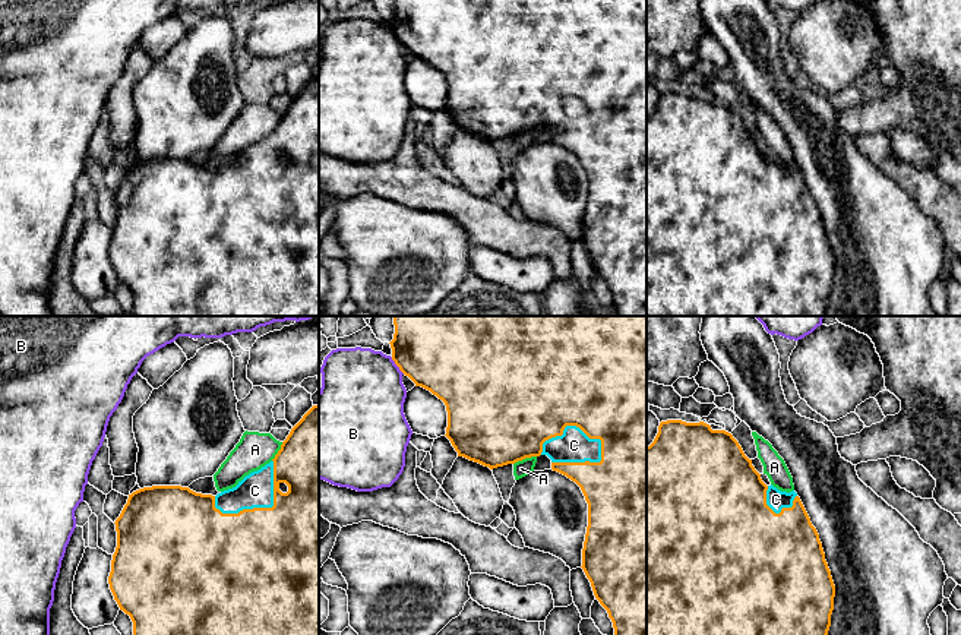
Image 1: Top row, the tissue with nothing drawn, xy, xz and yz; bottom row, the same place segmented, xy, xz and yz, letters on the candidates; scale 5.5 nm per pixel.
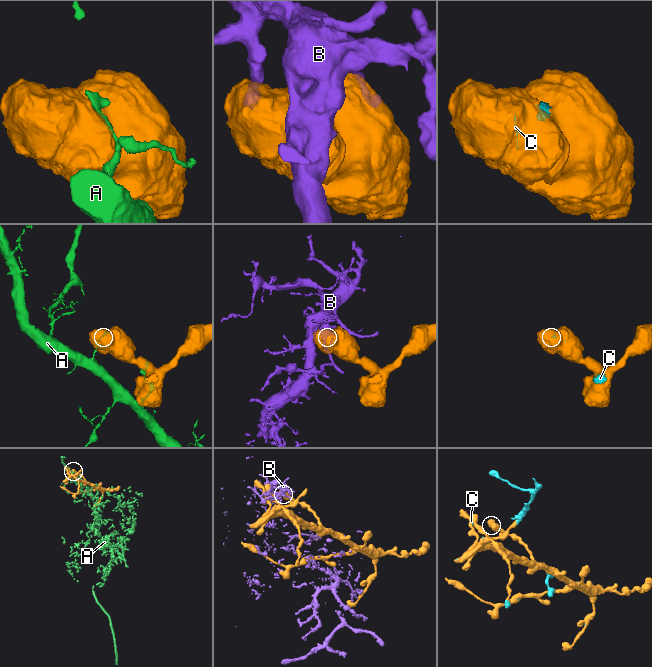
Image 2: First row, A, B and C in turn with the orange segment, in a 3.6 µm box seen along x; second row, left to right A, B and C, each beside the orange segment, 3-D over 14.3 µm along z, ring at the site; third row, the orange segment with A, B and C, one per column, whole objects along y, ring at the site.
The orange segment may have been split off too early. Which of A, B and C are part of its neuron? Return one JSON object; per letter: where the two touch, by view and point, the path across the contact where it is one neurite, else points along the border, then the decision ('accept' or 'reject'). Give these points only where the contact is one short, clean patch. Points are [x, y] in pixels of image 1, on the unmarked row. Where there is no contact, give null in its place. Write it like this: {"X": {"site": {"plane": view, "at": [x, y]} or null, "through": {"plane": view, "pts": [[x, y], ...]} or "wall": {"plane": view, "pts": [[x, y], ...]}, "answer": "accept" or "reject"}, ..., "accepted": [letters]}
{"A": {"site": {"plane": "xz", "at": [524, 130]}, "answer": "reject"}, "B": {"site": {"plane": "xz", "at": [397, 37]}, "wall": {"plane": "xz", "pts": [[391, 29], [404, 46]]}, "answer": "reject"}, "C": {"site": {"plane": "xz", "at": [565, 98]}, "answer": "accept"}, "accepted": ["C"]}

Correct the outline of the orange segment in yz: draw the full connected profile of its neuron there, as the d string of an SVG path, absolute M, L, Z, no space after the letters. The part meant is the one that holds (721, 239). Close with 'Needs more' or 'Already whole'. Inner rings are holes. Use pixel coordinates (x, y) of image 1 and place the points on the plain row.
M661 94L654 114L647 119L647 316L824 316L831 298L834 269L835 258L828 236L825 233L825 225L819 212L819 206L812 198L810 190L797 165L794 162L790 165L781 164L772 157L766 158L762 154L761 146L752 138L752 132L745 127L742 119L731 105L726 102L712 102L711 98L704 94Z. Needs more

